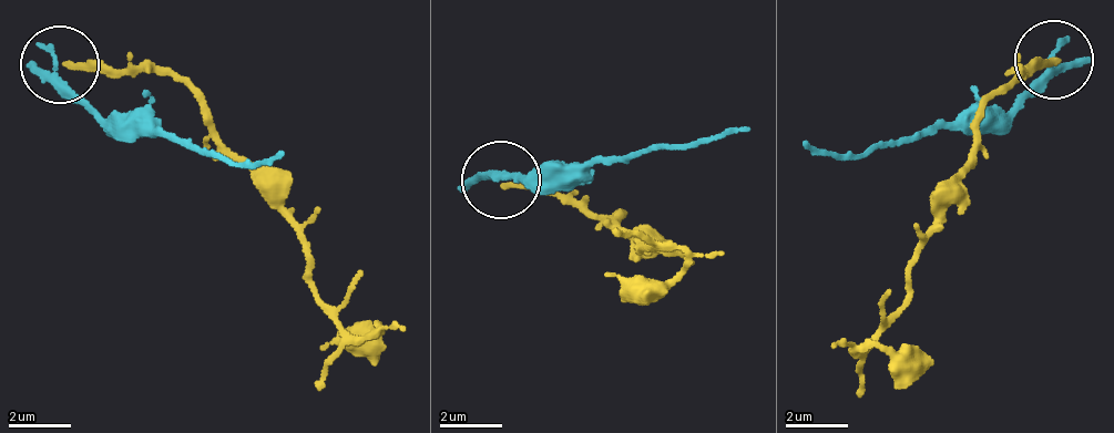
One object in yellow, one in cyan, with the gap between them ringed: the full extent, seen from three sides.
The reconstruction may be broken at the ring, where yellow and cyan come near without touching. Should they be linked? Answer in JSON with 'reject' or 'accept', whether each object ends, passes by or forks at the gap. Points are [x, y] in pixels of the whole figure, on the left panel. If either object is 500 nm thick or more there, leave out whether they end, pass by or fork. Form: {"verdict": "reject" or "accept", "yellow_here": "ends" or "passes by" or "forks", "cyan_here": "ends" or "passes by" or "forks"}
{"verdict": "reject", "yellow_here": "ends", "cyan_here": "passes by"}

